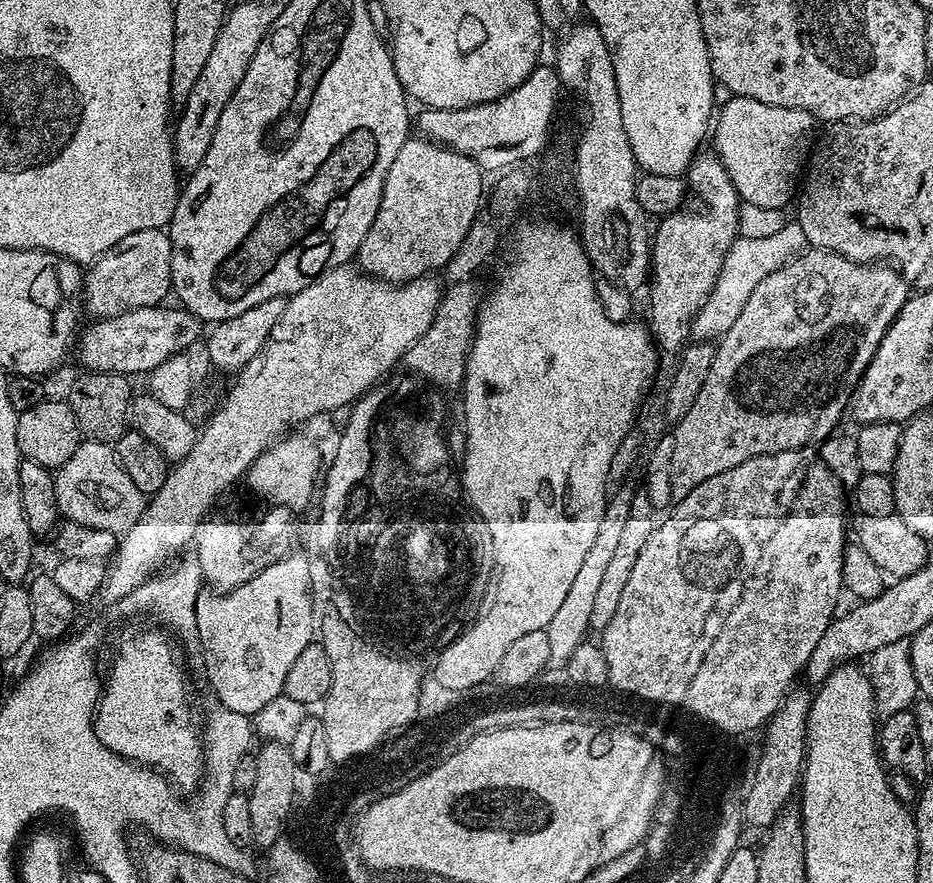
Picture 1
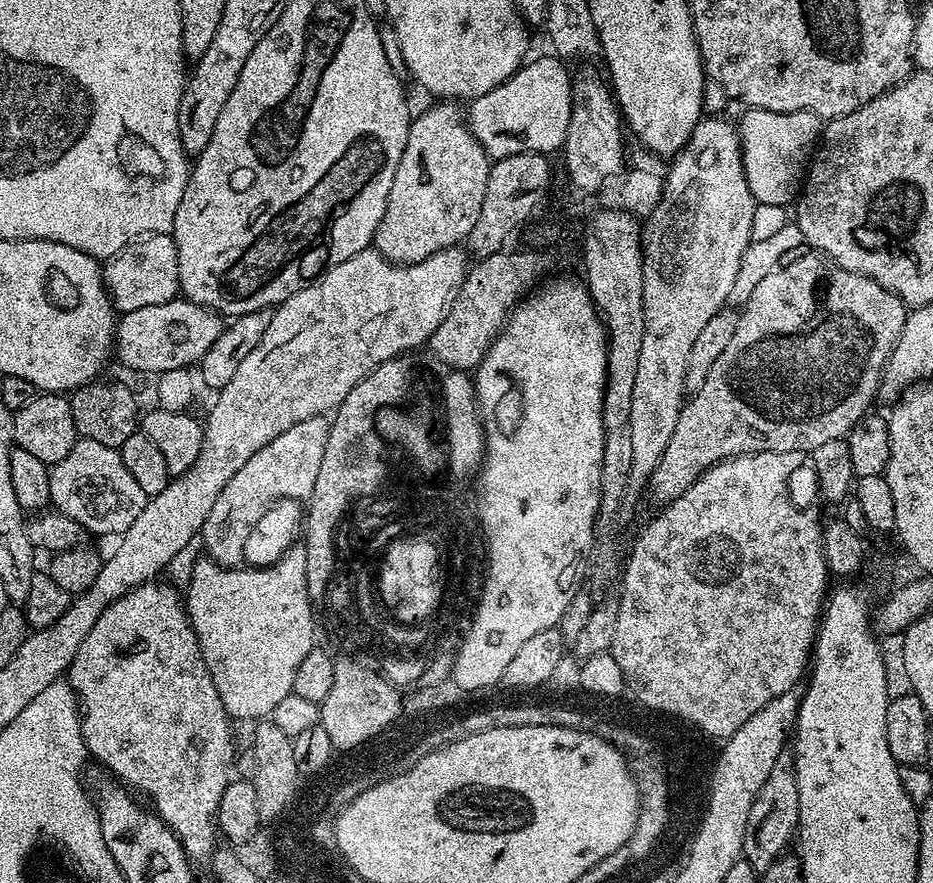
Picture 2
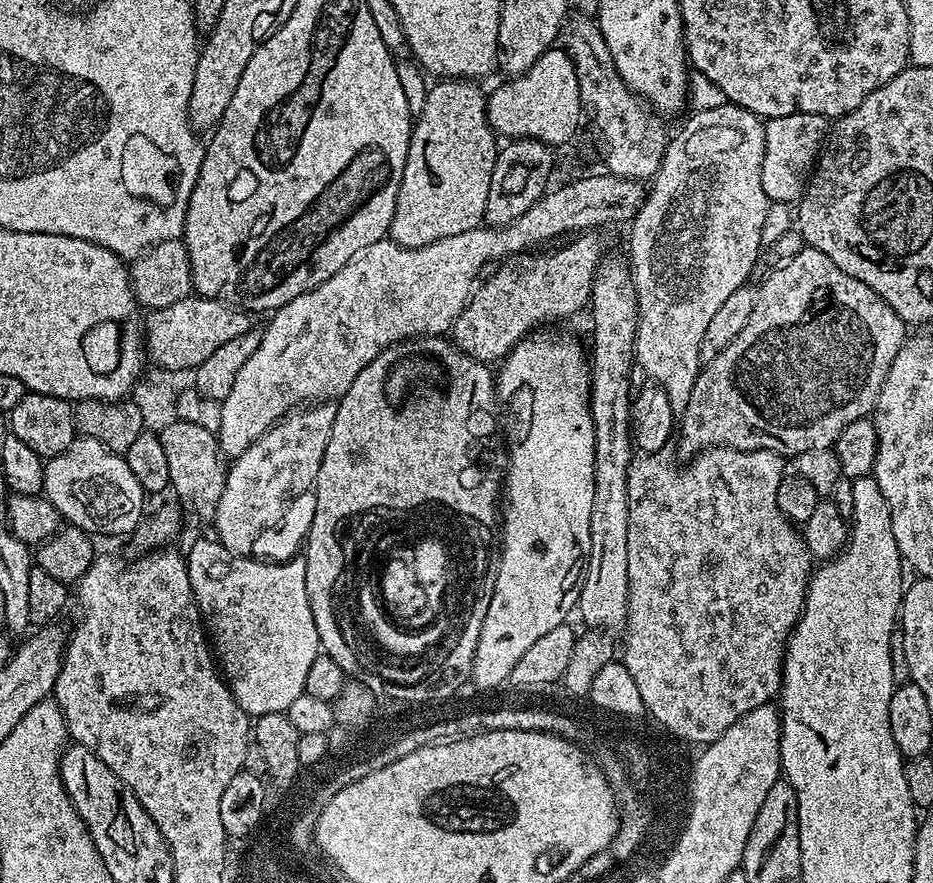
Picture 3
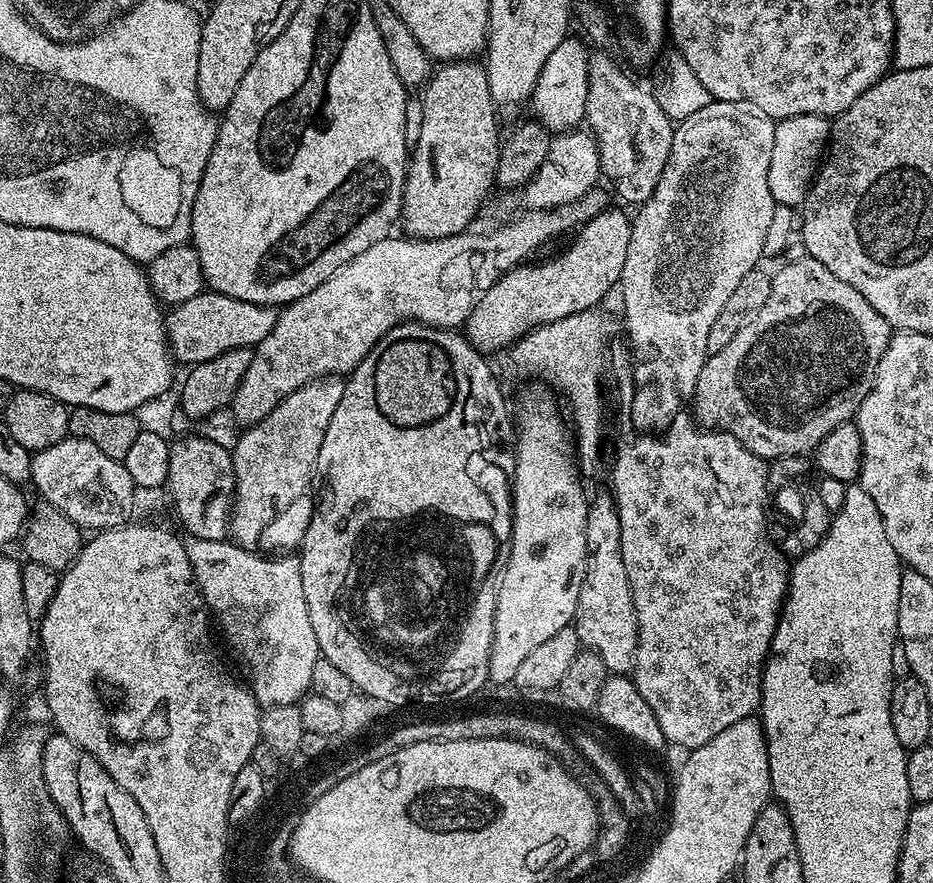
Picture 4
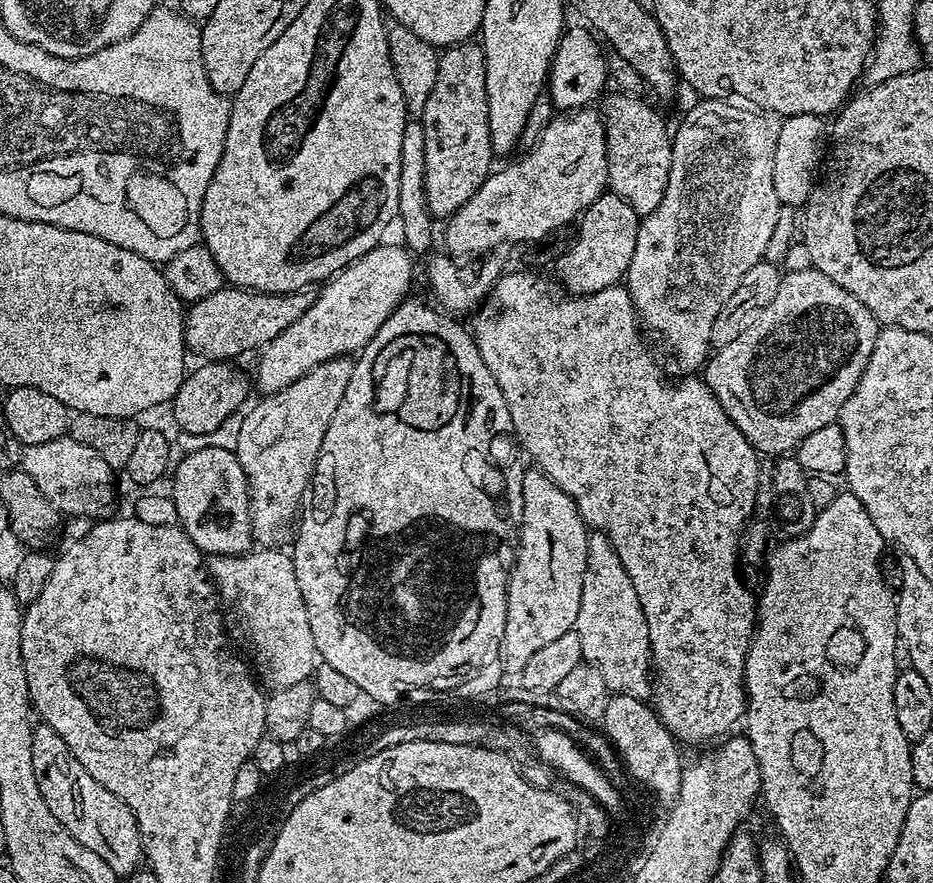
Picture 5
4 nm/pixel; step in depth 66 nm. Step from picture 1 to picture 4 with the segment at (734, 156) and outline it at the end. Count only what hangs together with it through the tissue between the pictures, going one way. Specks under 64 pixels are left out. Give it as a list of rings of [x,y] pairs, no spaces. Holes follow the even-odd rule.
[[[795,116],[779,121],[774,130],[774,155],[770,157],[770,194],[777,205],[803,205],[808,190],[818,171],[818,165],[826,152],[830,135],[830,120],[827,116]]]

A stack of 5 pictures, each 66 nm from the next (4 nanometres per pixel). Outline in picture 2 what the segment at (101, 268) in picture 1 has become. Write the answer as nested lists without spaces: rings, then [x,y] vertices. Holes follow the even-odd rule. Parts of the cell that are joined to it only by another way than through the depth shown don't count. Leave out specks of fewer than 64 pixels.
[[[149,234],[127,244],[124,251],[103,265],[102,271],[112,306],[122,314],[142,310],[142,306],[162,306],[162,302],[177,299],[180,291],[178,250],[168,234]]]

